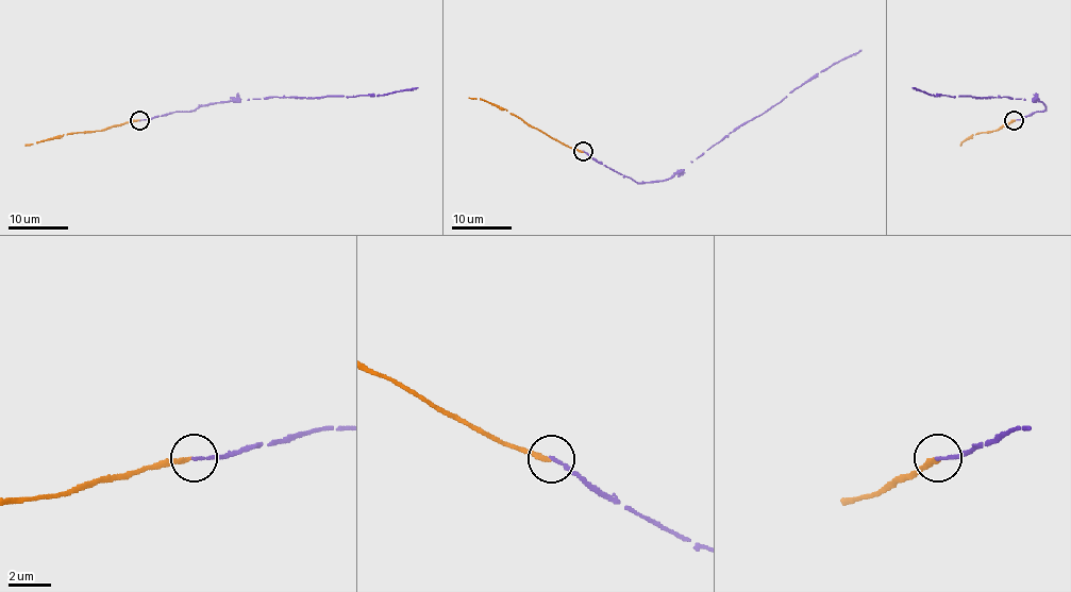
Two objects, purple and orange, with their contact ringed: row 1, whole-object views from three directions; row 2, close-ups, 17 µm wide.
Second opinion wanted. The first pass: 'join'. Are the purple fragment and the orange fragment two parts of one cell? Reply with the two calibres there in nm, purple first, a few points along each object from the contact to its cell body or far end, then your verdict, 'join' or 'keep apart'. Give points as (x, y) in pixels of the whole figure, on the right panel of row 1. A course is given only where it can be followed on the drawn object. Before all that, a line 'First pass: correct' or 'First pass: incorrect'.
First pass: incorrect
calibres 140 and 190 nm; course purple (1015, 119), (1046, 110), (1041, 102), (934, 96), (911, 87); course orange (1015, 119), (1000, 129), (971, 136), (959, 145); keep apart

